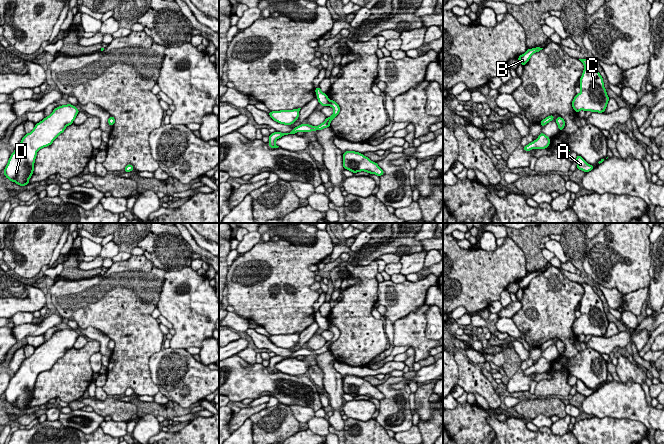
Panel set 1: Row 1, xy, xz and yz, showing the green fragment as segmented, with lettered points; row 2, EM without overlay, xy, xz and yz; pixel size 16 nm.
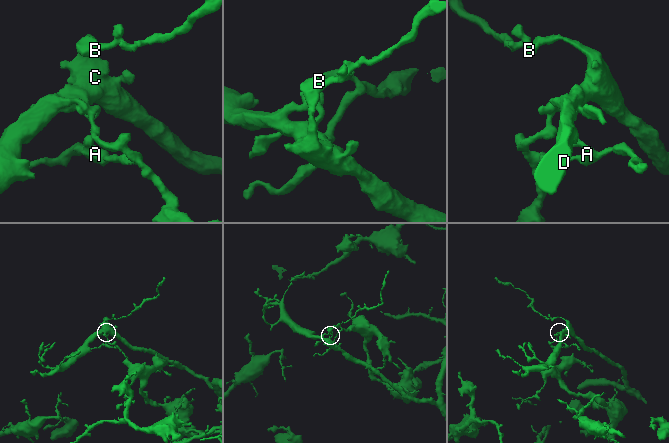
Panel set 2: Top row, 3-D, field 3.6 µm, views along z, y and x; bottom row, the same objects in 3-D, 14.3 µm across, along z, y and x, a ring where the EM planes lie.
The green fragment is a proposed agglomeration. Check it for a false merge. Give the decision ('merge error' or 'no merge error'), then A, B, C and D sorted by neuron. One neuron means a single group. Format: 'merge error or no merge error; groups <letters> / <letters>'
merge error; groups A / B C D

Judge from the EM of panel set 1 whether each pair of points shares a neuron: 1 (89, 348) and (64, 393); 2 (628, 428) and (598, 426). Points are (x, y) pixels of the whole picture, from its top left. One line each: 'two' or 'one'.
1: one
2: one

